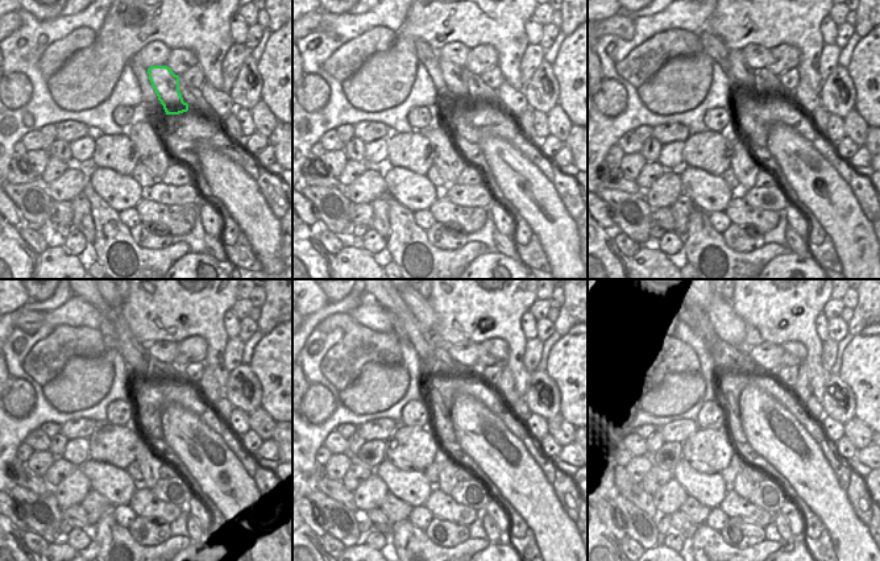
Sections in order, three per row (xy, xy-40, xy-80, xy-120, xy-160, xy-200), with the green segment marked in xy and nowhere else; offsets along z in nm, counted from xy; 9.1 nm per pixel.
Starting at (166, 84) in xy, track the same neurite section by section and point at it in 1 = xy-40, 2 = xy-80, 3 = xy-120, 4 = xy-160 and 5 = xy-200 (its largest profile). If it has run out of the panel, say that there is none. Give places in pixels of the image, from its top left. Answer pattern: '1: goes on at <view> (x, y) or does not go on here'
1: goes on at xy-40 (452, 74)
2: goes on at xy-80 (734, 65)
3: goes on at xy-120 (117, 336)
4: goes on at xy-160 (406, 327)
5: goes on at xy-200 (693, 312)

